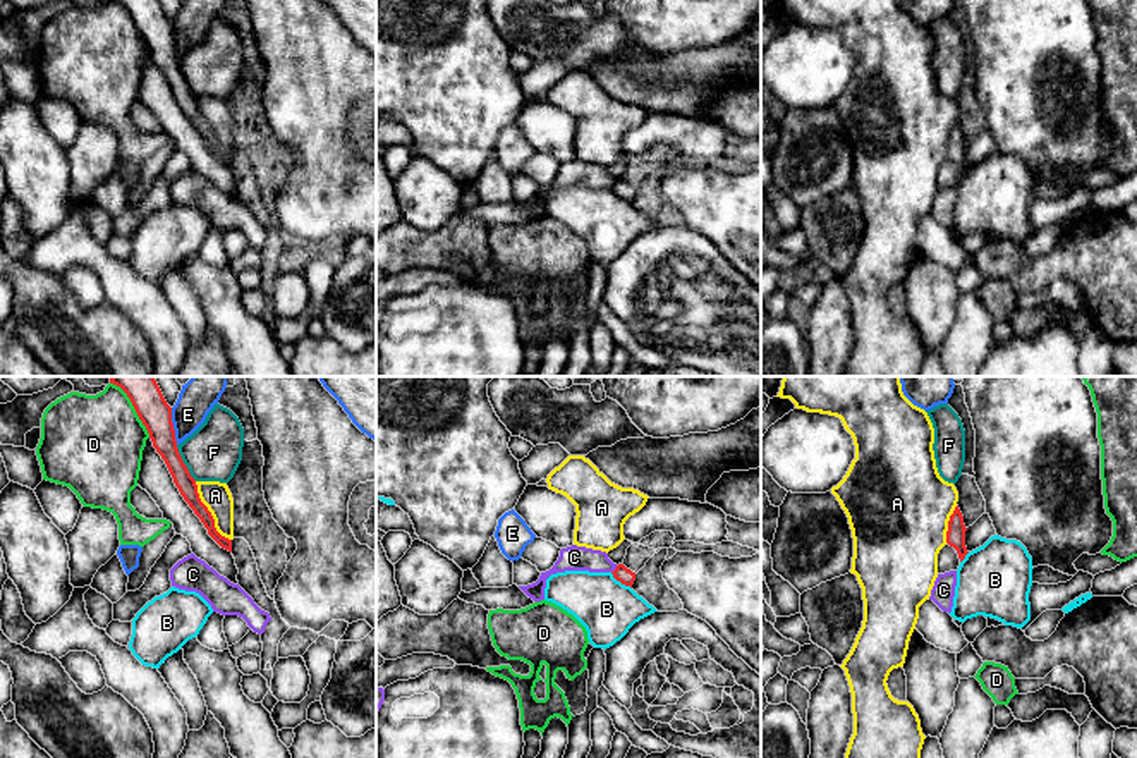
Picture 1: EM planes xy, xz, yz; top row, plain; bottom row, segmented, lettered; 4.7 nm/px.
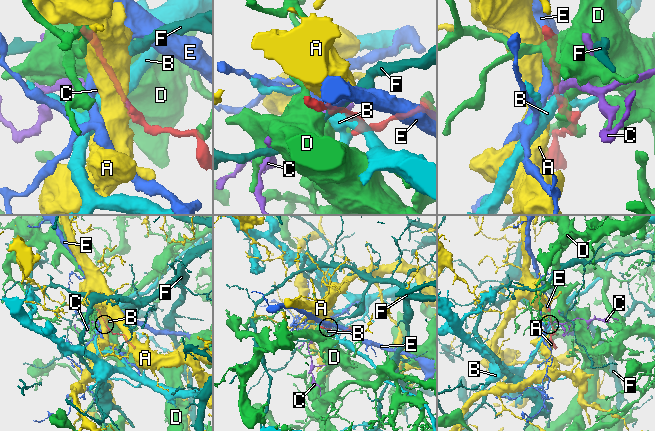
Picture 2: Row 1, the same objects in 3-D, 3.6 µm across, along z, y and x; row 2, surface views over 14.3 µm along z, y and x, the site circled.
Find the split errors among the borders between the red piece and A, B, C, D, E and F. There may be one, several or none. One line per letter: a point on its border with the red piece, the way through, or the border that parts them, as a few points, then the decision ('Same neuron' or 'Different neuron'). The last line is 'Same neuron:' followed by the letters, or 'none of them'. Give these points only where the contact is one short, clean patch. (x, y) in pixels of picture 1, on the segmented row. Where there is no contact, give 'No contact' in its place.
A: Touches red at xy (210, 513). Boundary: xy (194, 482), (198, 497), (210, 513), (213, 526), (231, 540). Different neuron
B: Touches red at xz (620, 581). Different neuron
C: Touches red at xz (615, 569). Boundary: xz (617, 566), (612, 573). Different neuron
D: Touches red at xy (134, 408). Boundary: xy (110, 382), (126, 394), (150, 437). Different neuron
E: Touches red at xy (172, 427). Boundary: xy (170, 408), (177, 444). Different neuron
F: Touches red at xy (182, 463). Boundary: xy (176, 446), (182, 463), (196, 480). Different neuron
Same neuron: none of them

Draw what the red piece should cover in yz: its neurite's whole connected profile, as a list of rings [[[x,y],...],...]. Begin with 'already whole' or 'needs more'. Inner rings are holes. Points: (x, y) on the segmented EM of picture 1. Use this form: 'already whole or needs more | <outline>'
already whole | [[[957,505],[948,521],[946,543],[957,550],[960,562],[969,553],[965,547],[965,531],[964,516]]]

